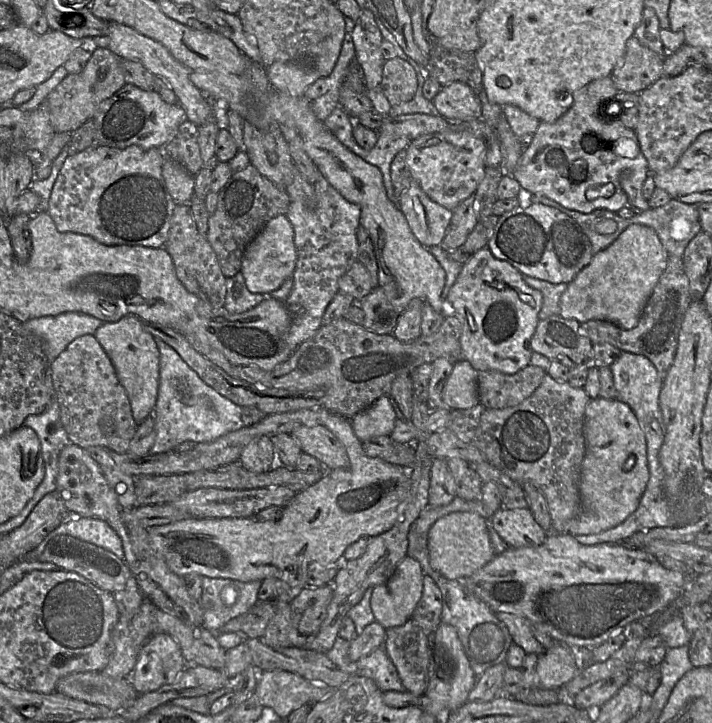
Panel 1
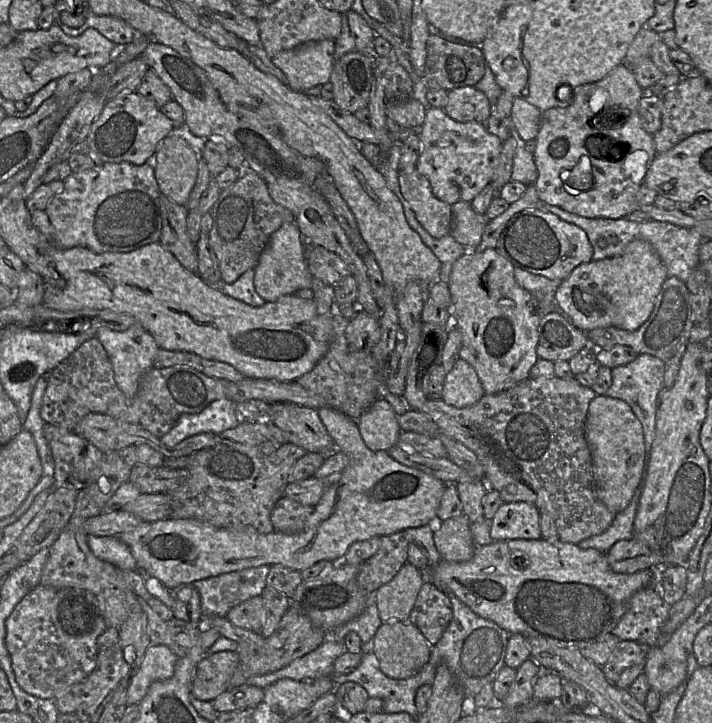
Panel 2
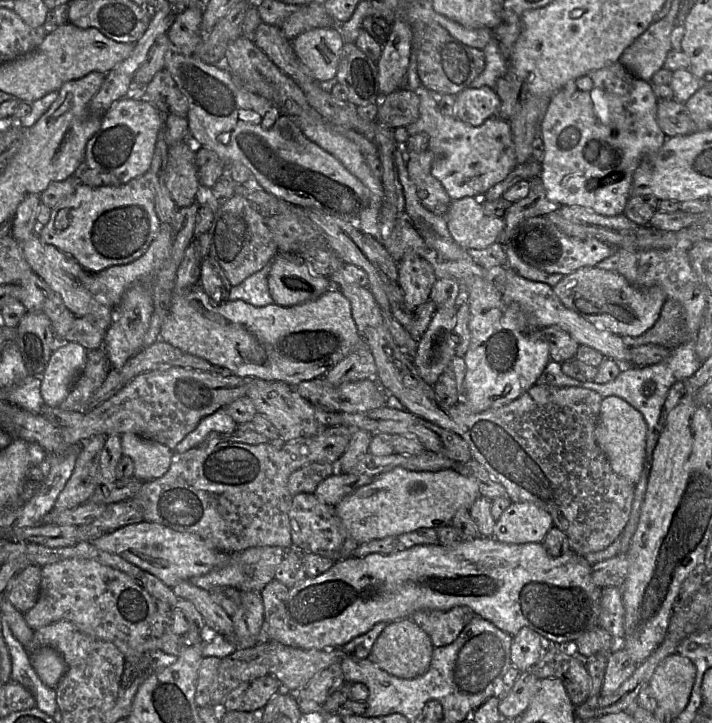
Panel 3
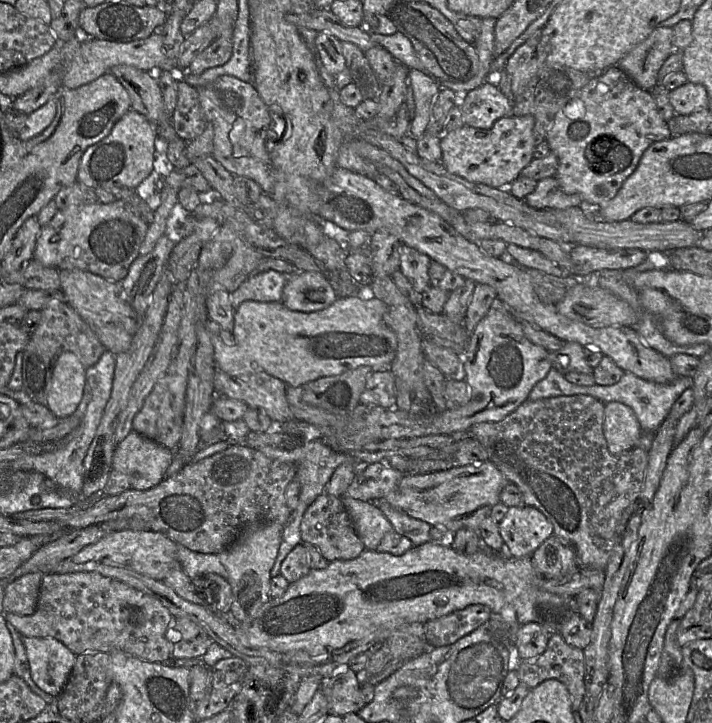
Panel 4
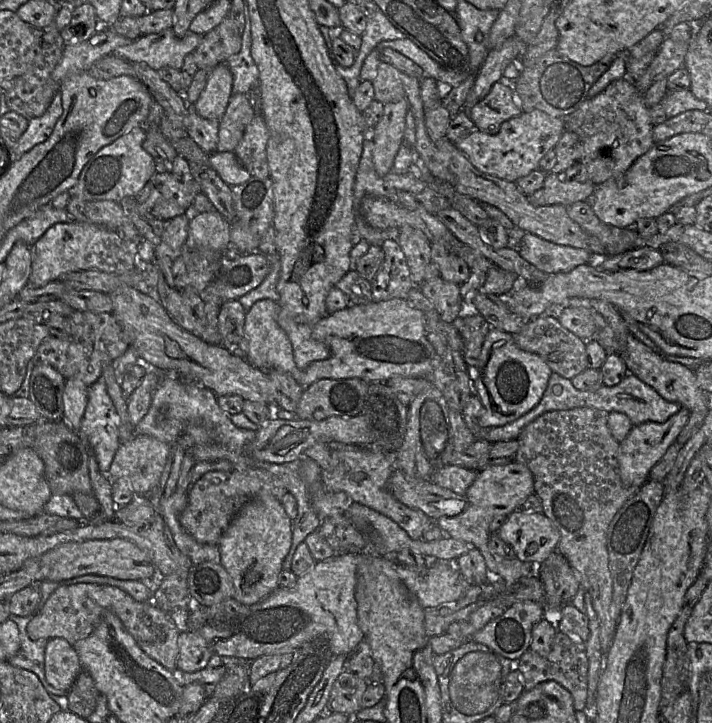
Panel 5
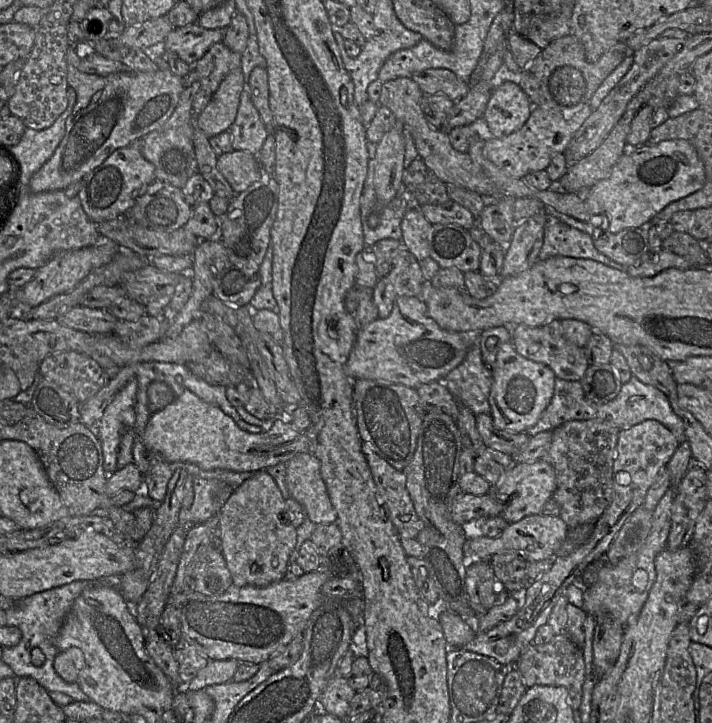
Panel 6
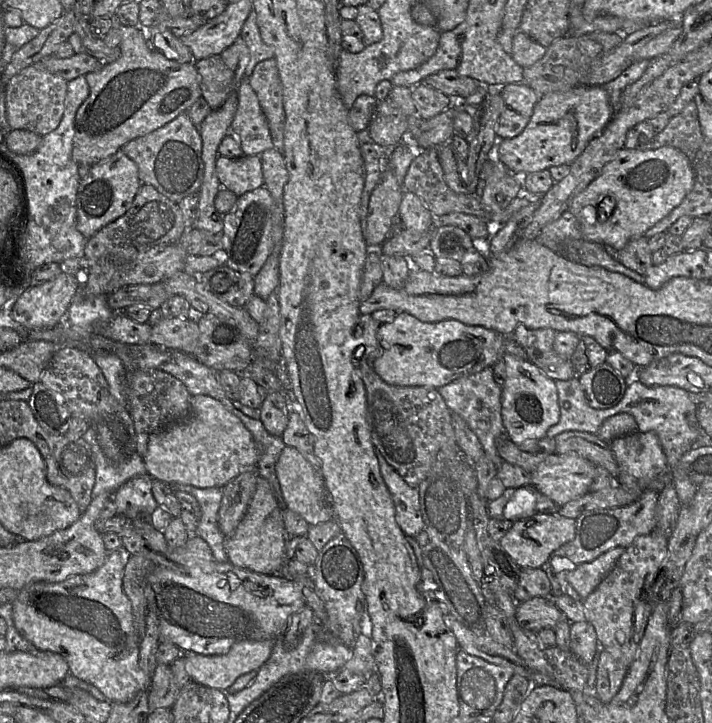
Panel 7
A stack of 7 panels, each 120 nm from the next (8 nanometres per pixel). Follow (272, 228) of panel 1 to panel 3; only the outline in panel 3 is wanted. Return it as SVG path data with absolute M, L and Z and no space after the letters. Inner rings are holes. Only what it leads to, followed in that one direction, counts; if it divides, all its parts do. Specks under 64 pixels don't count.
M278 252L272 259L268 274L268 287L275 304L289 307L318 298L330 289L329 278L314 273L311 268L299 259L297 253Z

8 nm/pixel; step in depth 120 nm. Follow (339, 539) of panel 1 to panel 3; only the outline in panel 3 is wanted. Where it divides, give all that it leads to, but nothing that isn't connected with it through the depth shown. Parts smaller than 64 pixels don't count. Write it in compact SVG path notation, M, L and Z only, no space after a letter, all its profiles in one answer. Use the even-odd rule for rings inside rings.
M396 467L375 476L371 483L344 497L334 508L348 537L359 544L387 536L397 537L400 534L419 528L436 528L441 525L451 524L453 516L459 509L469 510L480 496L476 479L463 475L455 469L412 471ZM138 522L121 527L92 540L100 550L116 554L122 559L140 567L173 588L181 581L204 575L229 562L231 554L211 547L200 536L179 532L153 522Z

